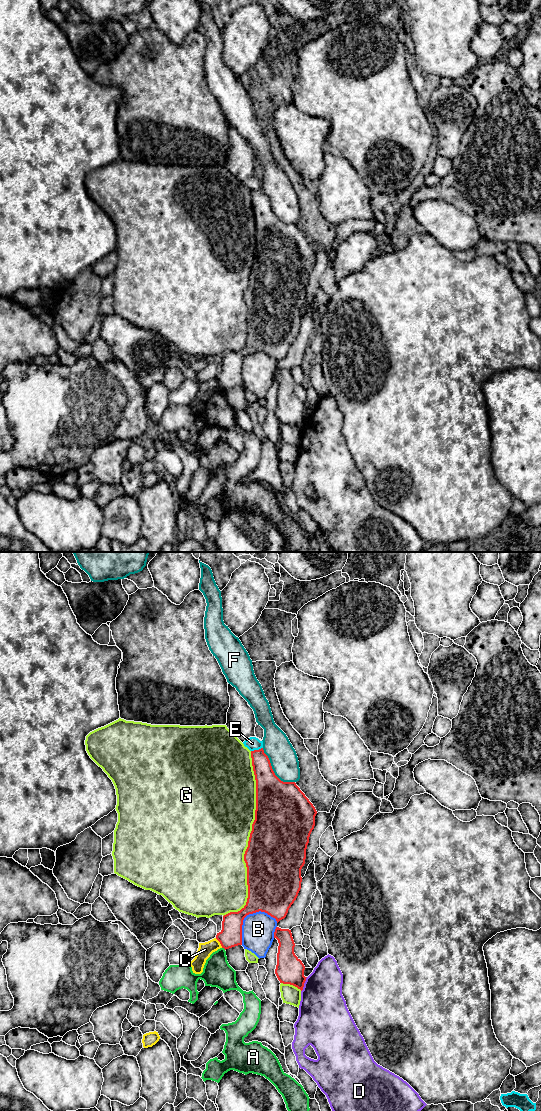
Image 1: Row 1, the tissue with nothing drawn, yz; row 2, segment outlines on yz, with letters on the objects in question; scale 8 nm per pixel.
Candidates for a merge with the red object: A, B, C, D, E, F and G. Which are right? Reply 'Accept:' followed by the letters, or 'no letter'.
Accept: no letter

